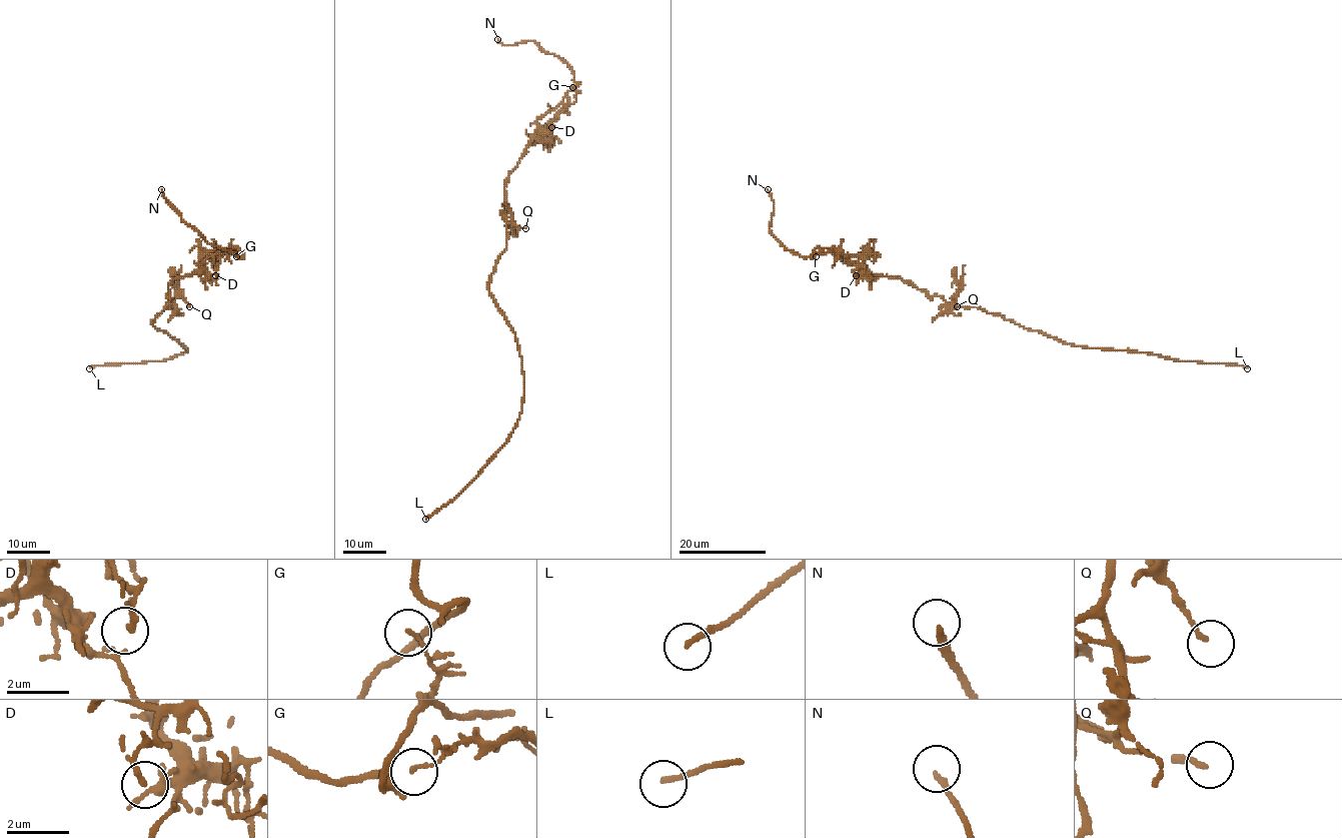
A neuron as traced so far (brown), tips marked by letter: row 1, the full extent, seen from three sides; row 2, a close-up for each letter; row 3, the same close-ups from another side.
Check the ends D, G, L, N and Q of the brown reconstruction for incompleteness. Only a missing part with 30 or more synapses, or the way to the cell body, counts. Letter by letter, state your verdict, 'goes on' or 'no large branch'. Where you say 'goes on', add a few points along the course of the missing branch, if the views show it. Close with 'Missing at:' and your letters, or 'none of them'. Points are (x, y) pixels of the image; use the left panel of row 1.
D: no large branch
G: no large branch
L: goes on
N: no large branch
Q: no large branch
Missing at: L

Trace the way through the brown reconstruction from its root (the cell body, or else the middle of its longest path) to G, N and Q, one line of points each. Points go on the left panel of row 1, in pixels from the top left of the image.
G: (169, 307), (168, 286), (174, 279), (198, 272), (206, 255), (239, 251), (236, 256)
N: (169, 307), (174, 279), (199, 271), (224, 248), (236, 246), (243, 256), (210, 244), (161, 189)
Q: (169, 307), (174, 303), (178, 287), (189, 306)

